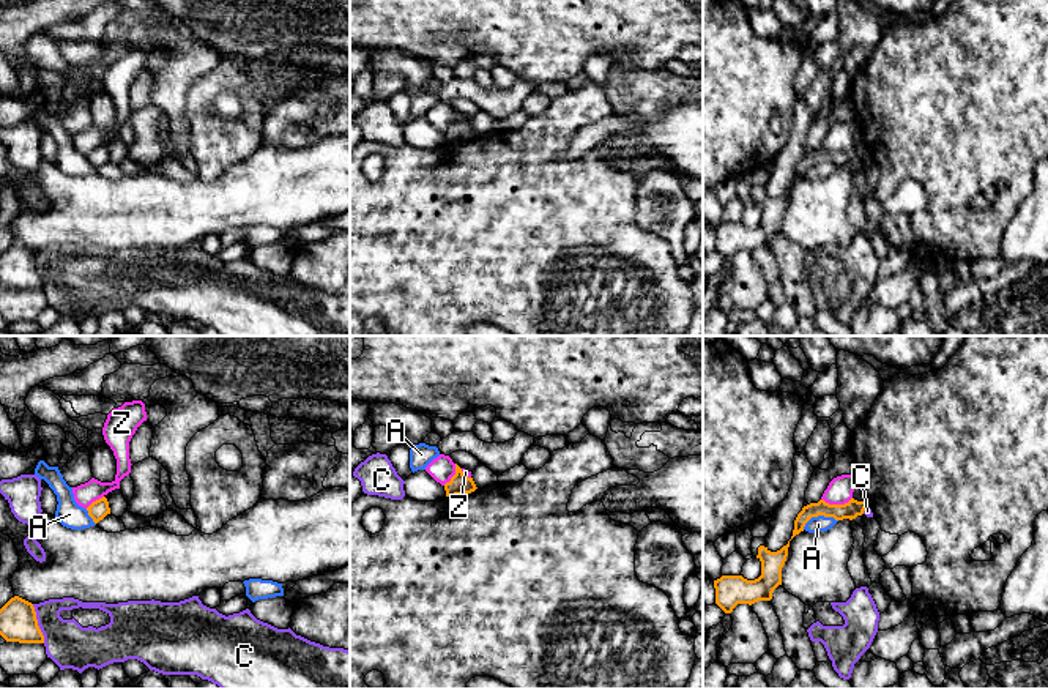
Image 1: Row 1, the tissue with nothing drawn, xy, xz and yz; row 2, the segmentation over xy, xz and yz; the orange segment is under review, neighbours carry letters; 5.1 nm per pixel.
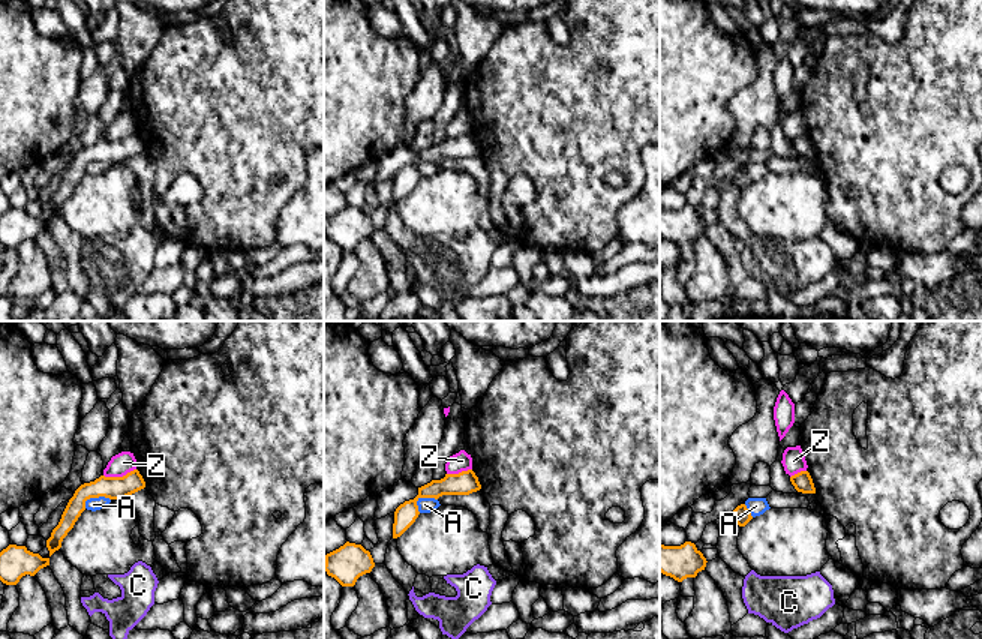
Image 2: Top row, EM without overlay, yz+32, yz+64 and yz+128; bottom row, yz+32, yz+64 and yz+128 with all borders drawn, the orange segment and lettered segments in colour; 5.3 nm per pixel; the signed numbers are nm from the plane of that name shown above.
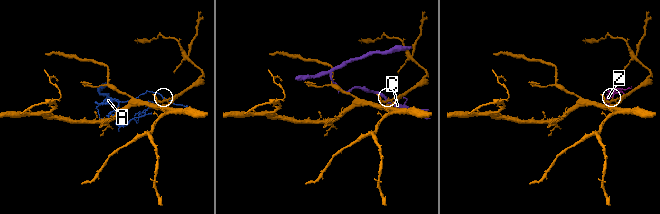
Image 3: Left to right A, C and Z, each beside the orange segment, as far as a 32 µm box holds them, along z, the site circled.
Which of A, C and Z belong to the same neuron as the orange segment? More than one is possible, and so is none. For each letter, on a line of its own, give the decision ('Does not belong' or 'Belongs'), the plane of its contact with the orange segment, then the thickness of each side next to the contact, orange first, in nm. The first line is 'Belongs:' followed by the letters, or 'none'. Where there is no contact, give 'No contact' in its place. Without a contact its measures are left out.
Belongs: none
A: Does not belong. Touches orange in yz. Thickness 90 nm (orange) against 80 nm
C: Does not belong. Touches orange in xy. Thickness 190 nm (orange) against 240 nm
Z: Does not belong. Touches orange in yz. Thickness 90 nm (orange) against 130 nm

